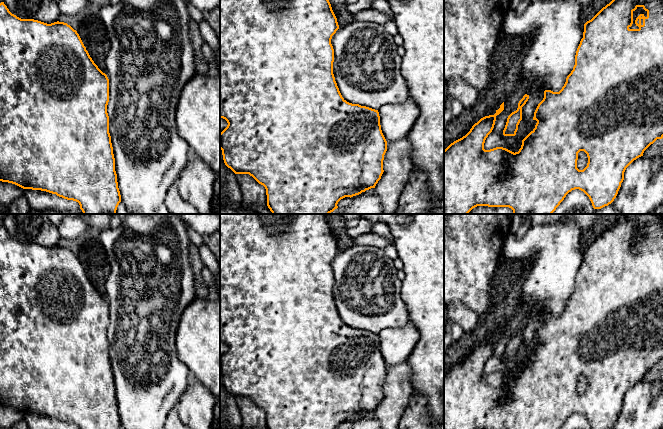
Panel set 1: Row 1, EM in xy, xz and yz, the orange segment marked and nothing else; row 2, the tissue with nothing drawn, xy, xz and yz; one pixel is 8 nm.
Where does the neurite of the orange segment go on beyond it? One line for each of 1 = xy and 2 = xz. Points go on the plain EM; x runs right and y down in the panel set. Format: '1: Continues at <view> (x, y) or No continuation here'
1: No continuation here
2: No continuation here

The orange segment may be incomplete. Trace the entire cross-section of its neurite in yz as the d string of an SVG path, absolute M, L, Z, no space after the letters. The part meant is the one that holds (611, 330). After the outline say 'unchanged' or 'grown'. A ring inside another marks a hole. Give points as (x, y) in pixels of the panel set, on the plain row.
M621 214L617 220L605 231L603 231L591 244L584 248L583 262L577 272L575 279L575 289L571 297L567 300L566 306L559 316L553 316L551 314L544 315L544 322L538 328L533 344L537 347L535 352L522 364L521 372L518 376L512 376L503 371L496 371L490 374L484 373L484 367L488 359L492 356L496 340L499 339L504 334L504 326L497 331L496 337L494 339L489 339L481 342L477 347L475 347L470 355L462 362L451 367L444 374L444 429L560 429L564 424L566 419L572 414L579 413L583 415L590 423L592 429L609 429L616 422L618 415L621 411L621 407L624 404L624 396L626 392L637 382L643 380L644 375L653 368L657 363L663 362L663 219L662 214ZM584 375L588 381L587 390L583 394L577 392L578 377Z; grown

